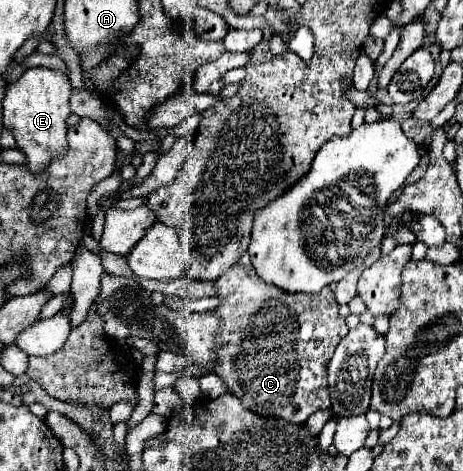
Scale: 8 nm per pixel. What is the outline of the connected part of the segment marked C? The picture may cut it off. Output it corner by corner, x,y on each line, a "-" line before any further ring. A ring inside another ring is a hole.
235,263
223,277
211,281
211,285
217,289
215,297
221,299
221,305
209,311
219,317
219,329
215,335
215,353
219,361
211,367
211,373
223,379
227,393
235,395
249,411
257,415
285,419
295,425
305,423
315,411
331,409
327,365
335,347
349,331
345,319
339,315
339,303
335,301
333,291
323,287
317,297
307,297
307,293
283,293
283,289
275,289
275,285
261,281
253,265
241,263

